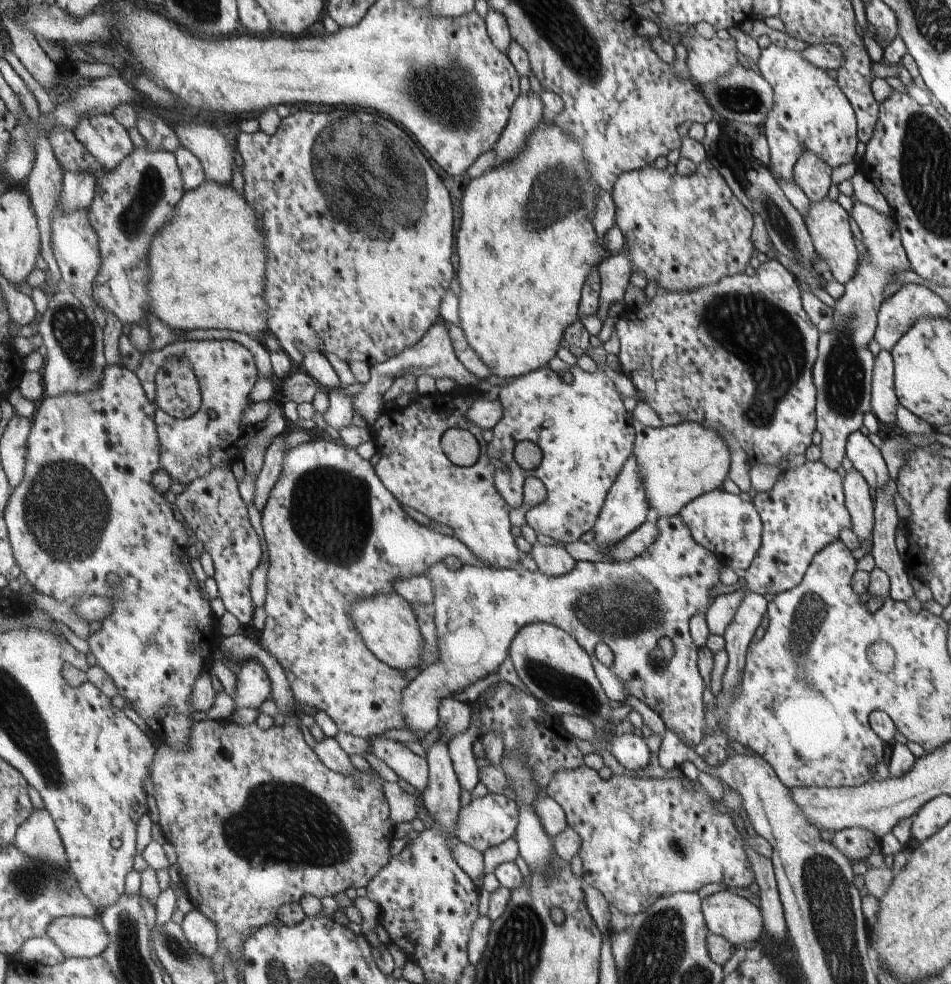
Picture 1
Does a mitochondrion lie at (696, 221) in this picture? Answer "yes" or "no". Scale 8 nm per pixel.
no

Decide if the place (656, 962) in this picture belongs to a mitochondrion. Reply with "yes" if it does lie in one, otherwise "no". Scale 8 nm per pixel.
yes

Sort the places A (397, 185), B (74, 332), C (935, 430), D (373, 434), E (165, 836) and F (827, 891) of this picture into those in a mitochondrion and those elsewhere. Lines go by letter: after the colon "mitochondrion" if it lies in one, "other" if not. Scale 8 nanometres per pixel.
A: mitochondrion
B: mitochondrion
C: other
D: other
E: other
F: mitochondrion

